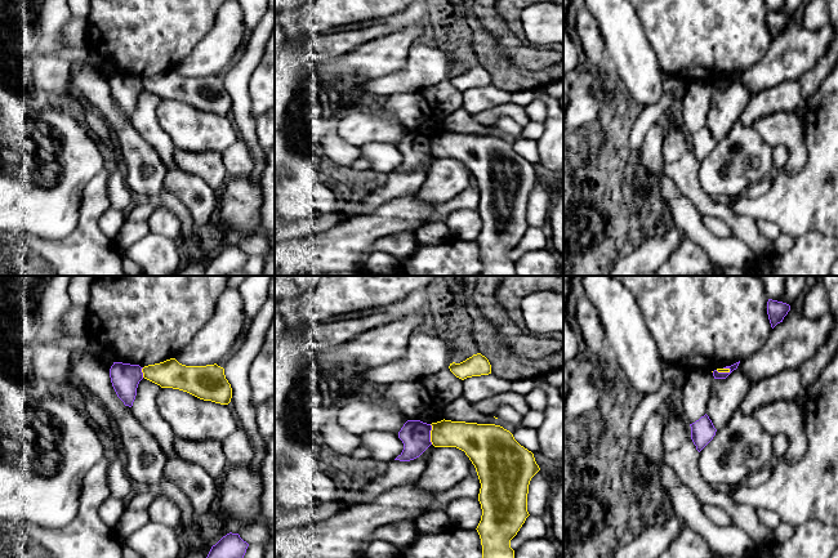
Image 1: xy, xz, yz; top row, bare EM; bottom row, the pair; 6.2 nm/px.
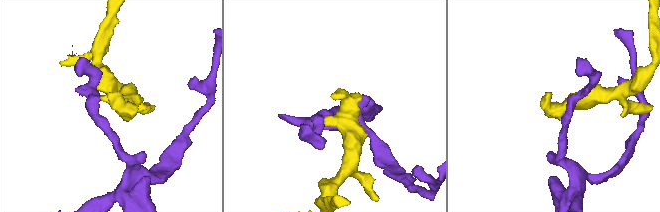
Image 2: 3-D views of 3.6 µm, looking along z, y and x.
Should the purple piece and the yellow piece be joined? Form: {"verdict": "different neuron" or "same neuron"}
{"verdict": "different neuron"}

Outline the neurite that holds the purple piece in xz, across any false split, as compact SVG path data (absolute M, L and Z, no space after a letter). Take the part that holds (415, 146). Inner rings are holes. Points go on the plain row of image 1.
M407 131L398 143L404 161L395 171L410 173L419 169L432 156L431 142L431 135L420 131Z

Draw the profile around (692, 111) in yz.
M691 80L678 107L678 117L688 135L706 125L710 99L714 88L712 82Z

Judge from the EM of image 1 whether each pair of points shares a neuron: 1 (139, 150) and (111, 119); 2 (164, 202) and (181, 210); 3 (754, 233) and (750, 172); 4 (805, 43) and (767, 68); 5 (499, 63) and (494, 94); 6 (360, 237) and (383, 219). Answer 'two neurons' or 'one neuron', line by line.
1: one neuron
2: one neuron
3: two neurons
4: one neuron
5: two neurons
6: one neuron

